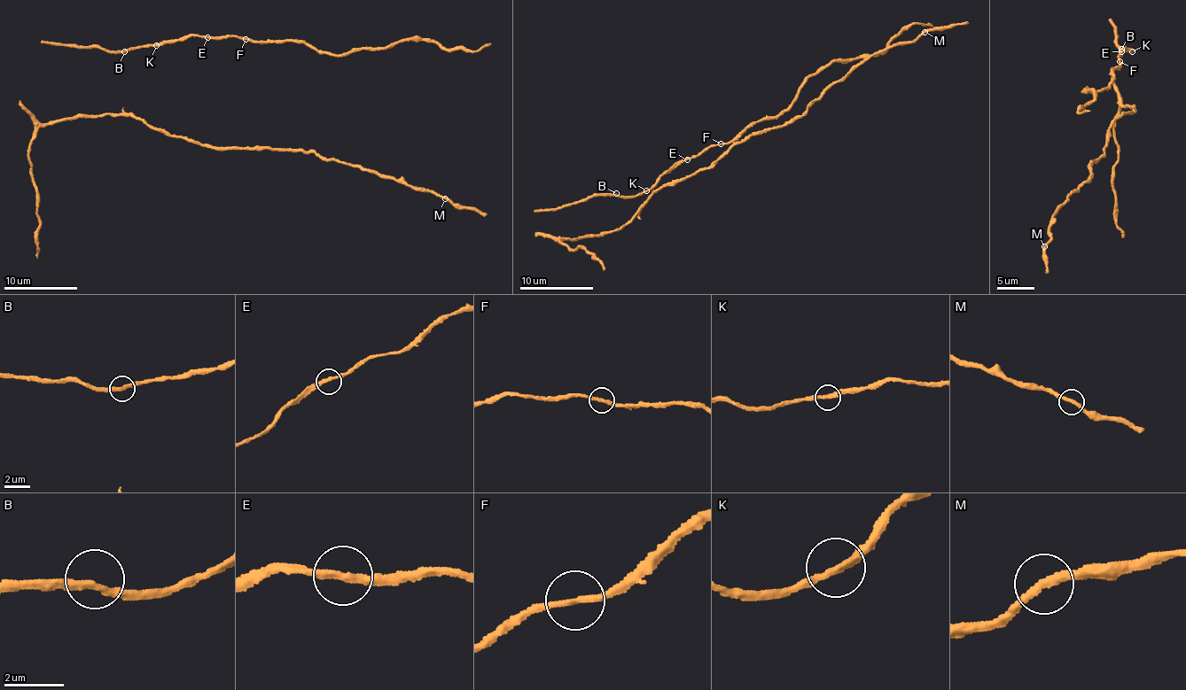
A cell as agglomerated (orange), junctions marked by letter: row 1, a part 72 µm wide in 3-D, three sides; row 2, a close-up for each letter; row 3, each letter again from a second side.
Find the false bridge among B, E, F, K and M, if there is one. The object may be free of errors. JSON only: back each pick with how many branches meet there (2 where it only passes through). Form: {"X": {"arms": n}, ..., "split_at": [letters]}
{"split_at": []}

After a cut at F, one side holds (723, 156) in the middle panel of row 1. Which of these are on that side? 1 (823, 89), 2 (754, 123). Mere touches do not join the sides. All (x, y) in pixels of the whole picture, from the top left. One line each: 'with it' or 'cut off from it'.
1: with it
2: cut off from it

